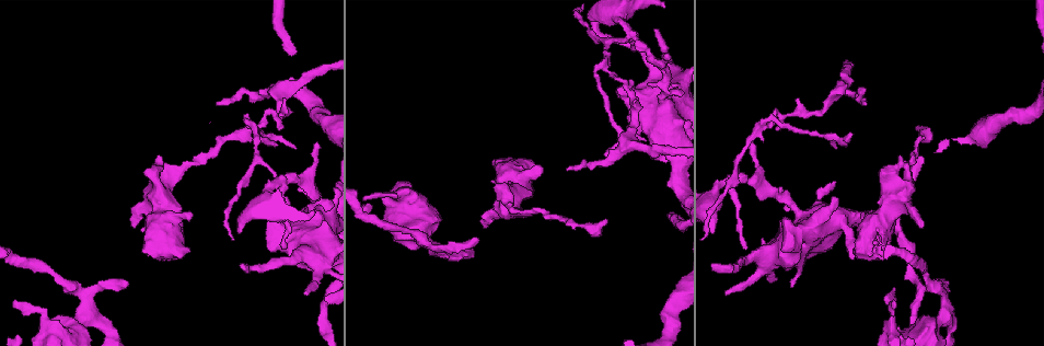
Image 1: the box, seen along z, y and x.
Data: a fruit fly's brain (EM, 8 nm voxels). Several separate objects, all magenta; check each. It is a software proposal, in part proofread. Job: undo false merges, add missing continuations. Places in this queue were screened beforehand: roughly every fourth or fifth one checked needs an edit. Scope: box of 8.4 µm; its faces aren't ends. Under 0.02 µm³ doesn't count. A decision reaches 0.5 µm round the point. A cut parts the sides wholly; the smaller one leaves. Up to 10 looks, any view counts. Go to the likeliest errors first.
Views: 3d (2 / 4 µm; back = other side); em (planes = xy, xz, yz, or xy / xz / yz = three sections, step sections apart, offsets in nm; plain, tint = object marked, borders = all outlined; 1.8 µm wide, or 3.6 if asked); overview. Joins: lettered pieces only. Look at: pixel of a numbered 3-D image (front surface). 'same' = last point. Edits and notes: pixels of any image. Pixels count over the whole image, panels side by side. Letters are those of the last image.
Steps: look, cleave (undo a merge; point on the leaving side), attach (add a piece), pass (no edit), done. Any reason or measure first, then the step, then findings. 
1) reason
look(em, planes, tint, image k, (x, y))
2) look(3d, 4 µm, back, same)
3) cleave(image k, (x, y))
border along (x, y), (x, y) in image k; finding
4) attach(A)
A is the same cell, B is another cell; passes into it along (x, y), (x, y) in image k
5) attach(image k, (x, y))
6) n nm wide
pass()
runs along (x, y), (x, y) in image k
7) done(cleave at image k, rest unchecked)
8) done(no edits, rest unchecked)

calibre changes
look(3d, 4 µm, image 1, (633, 39))

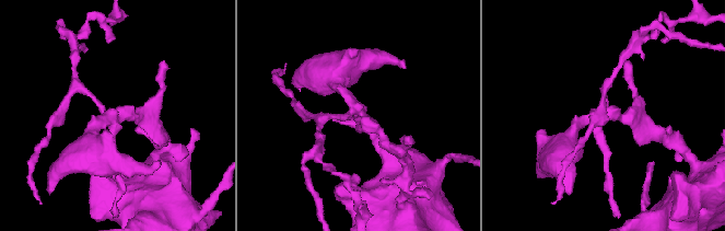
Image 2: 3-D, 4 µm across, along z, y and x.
look(em, planes, borders, image 2, (113, 116))

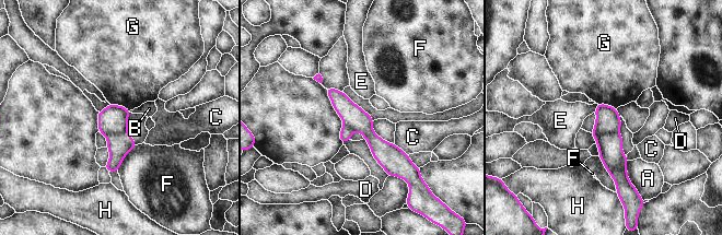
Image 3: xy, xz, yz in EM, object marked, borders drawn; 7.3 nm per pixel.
180 nm wide
cleave(image 3, (609, 144))
A, B, C, D, E, F, G and H are other cells; border along (618, 131), (606, 131), (595, 139) in image 3; a second neuron is stuck on

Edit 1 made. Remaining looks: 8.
redraw
look(overview)

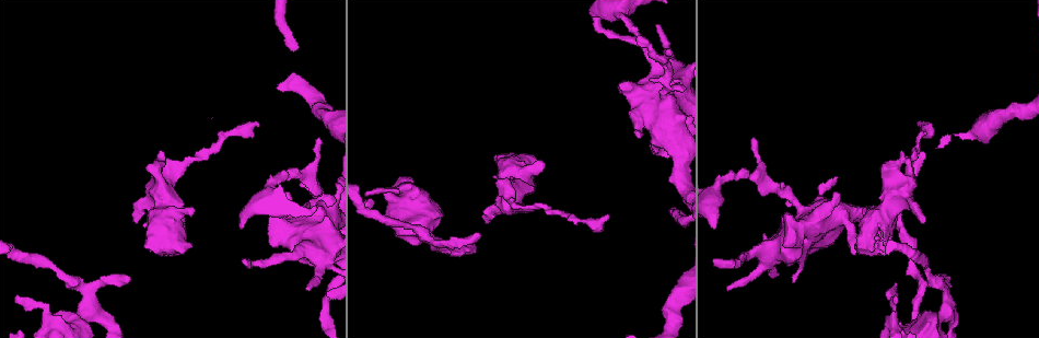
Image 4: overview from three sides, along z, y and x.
free end
look(3d, 2 µm, image 4, (135, 222))

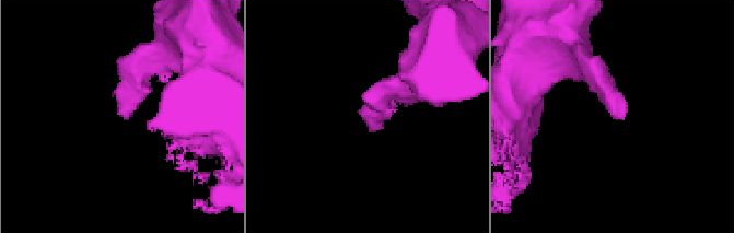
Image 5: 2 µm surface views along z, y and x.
look(em, planes, borders, image 5, (368, 125))

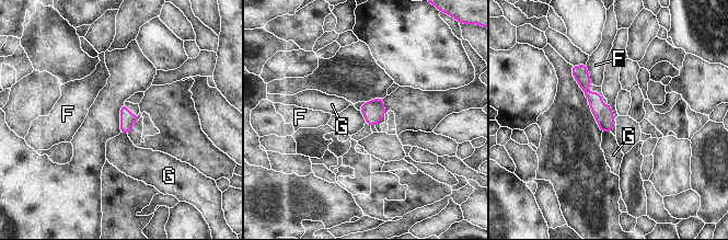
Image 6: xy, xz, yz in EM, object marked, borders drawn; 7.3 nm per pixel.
pass()
F and G are other cells; runs along (574, 68), (603, 114), (608, 129) in image 6; none of them fits

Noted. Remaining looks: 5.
thin end
look(em, yz, step 8, borders, image 4, (258, 124))

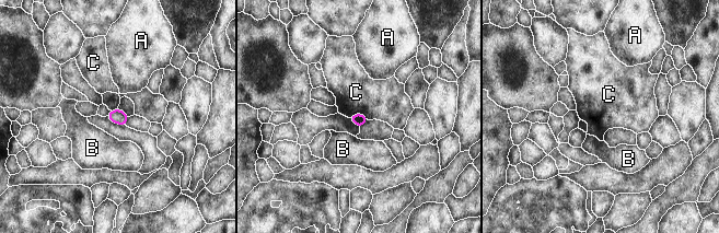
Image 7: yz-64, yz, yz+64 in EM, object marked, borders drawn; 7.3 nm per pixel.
pass()
A, B and C are other cells; border along (349, 117), (362, 114), (368, 119) in image 7; no lettered piece goes on from it

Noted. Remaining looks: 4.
branch stops here
look(em, yz, step 16, borders, image 4, (306, 287))

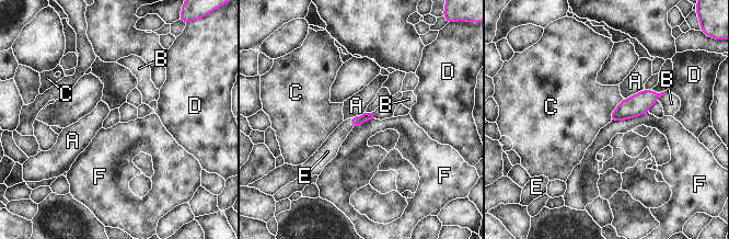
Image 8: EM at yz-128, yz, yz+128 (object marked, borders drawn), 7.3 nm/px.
look(em, planes, borders, same)

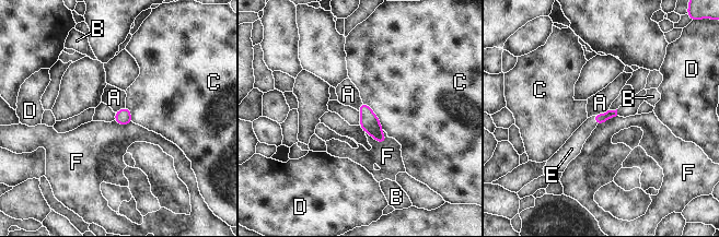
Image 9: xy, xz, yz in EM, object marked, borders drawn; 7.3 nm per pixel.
attach(E)
E is the same cell, A, B, C, D and F are other cells; passes into it along (600, 118), (594, 120), (573, 145) in image 9; the neuron continues

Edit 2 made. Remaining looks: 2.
done(cleave at image 3, attach at image 9, rest unchecked)

